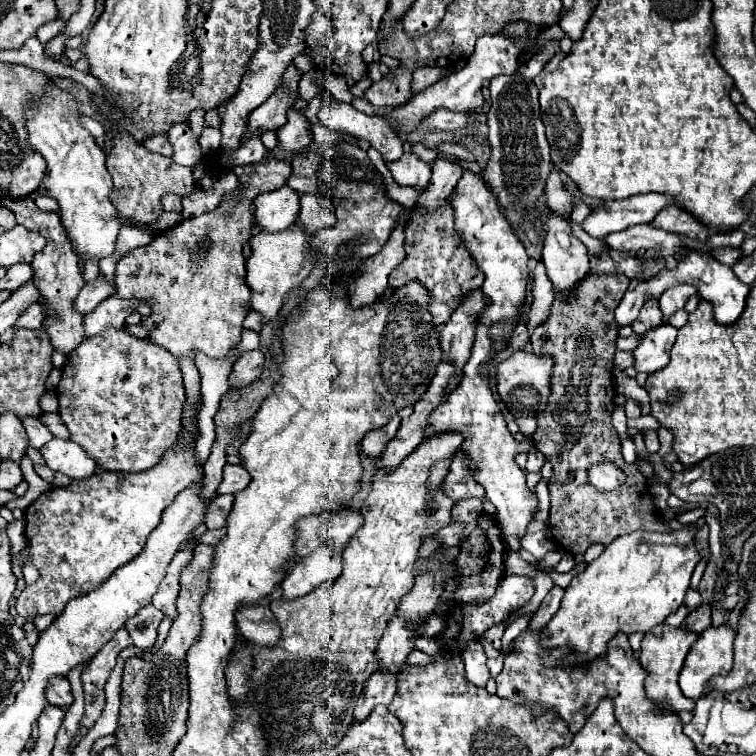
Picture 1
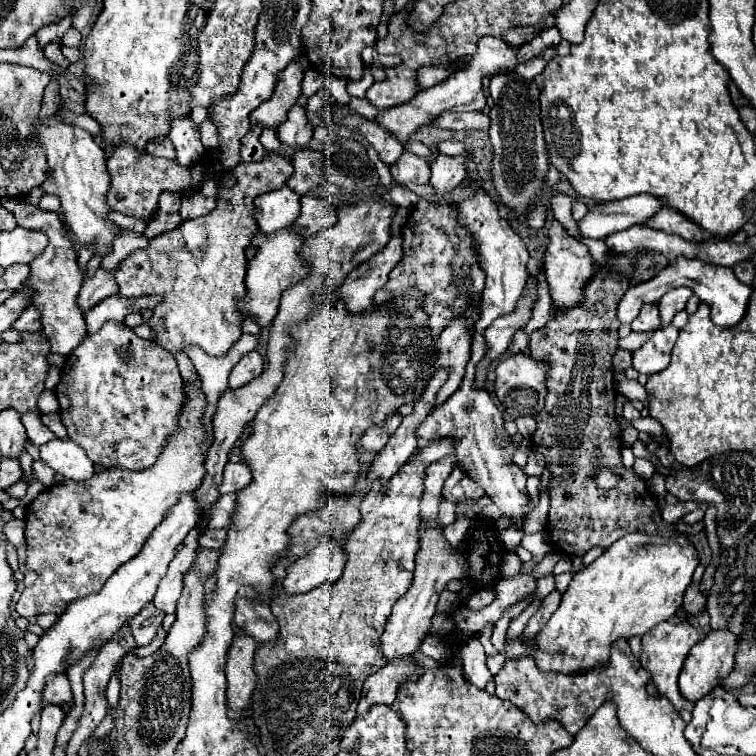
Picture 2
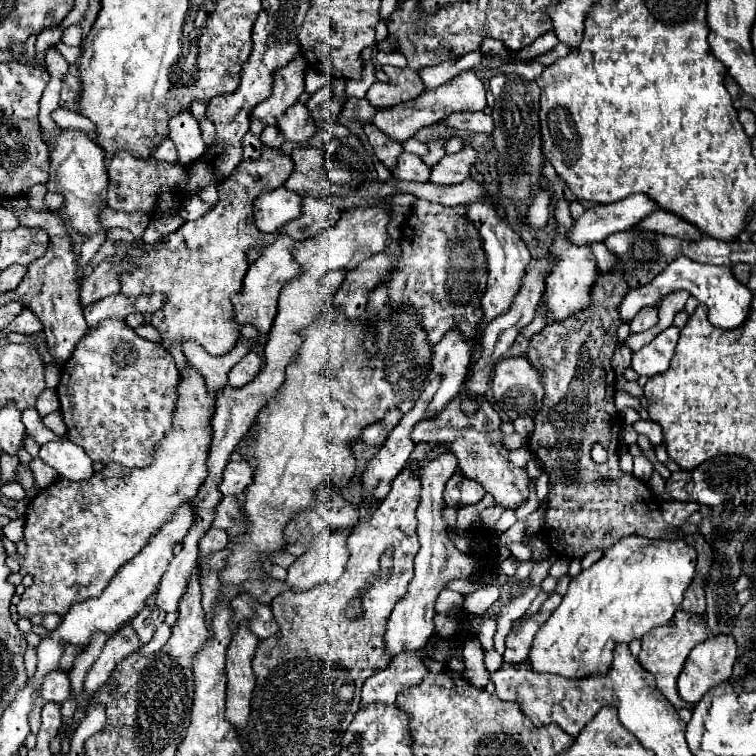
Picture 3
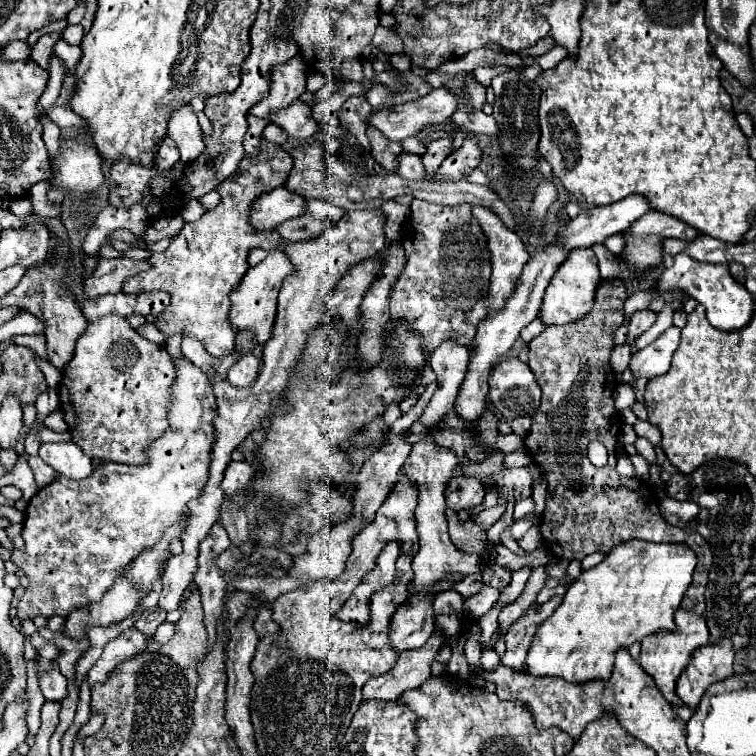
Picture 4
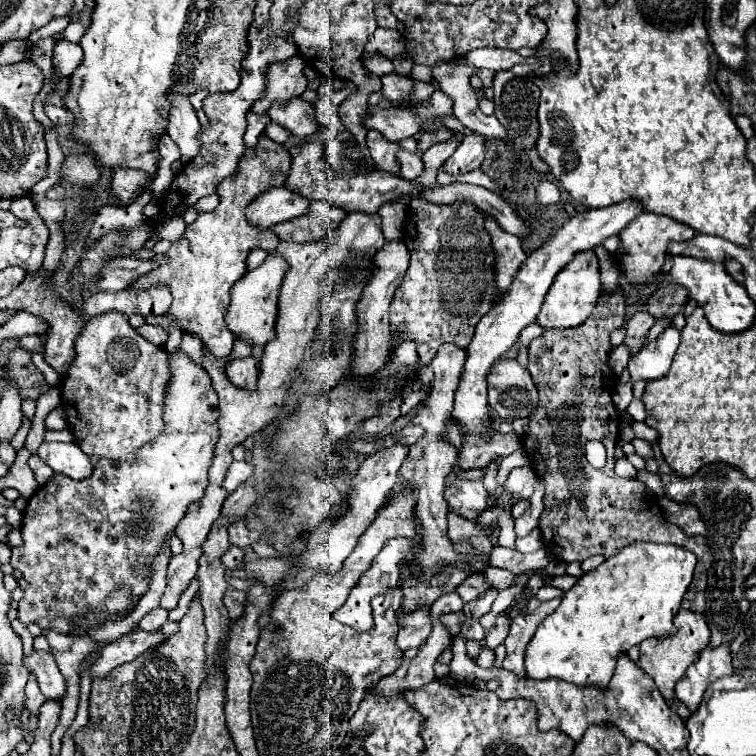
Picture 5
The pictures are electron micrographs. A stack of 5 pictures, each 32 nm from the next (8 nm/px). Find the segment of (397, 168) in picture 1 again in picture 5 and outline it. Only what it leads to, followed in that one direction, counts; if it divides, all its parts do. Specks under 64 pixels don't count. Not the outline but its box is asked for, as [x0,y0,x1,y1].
[396,150,424,180]

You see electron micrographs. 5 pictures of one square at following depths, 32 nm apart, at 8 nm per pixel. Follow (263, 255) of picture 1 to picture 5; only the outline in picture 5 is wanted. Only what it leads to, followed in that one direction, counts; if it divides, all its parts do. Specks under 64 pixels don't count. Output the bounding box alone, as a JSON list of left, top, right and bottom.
[226,254,288,346]

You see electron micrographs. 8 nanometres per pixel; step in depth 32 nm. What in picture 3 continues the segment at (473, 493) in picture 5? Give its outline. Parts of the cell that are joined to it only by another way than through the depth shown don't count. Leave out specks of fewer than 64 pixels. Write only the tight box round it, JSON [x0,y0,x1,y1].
[444,474,486,508]

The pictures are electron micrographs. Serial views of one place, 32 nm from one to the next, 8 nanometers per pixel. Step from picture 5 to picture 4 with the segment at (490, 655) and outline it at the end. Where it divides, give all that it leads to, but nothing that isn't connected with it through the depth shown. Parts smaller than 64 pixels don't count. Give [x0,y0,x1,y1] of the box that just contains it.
[480,648,500,670]

